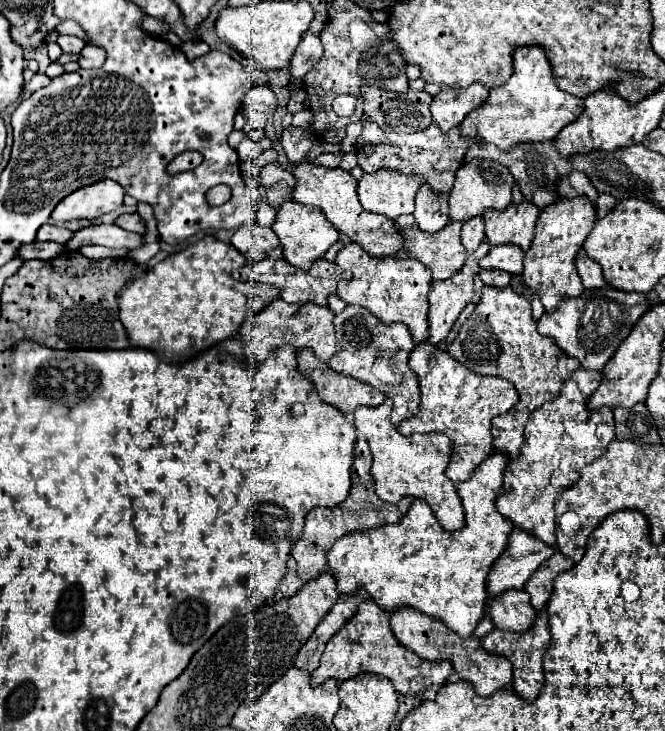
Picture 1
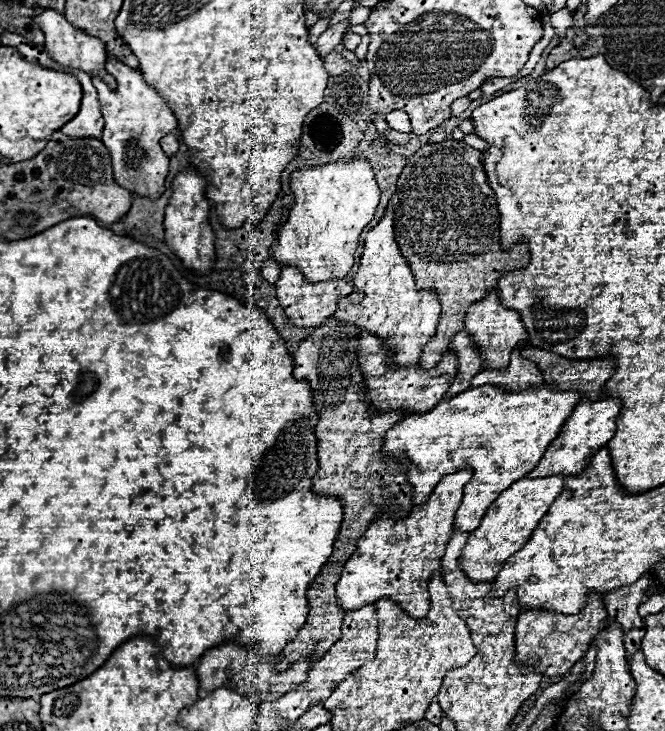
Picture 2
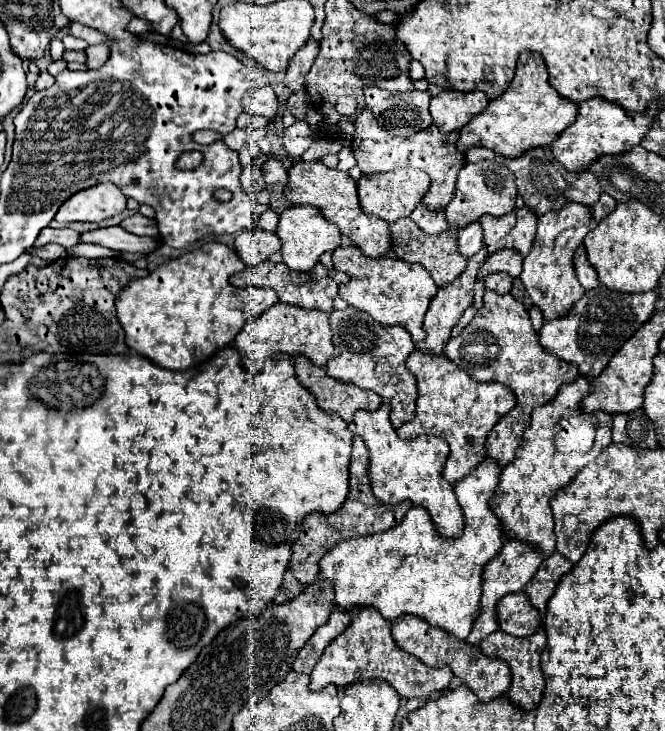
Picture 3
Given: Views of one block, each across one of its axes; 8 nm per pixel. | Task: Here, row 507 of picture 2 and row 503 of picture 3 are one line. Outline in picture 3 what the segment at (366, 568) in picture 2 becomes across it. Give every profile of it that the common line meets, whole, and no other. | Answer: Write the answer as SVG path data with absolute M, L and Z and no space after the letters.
M384 402L378 410L372 410L372 412L358 410L354 414L356 432L364 438L370 452L368 478L372 482L374 496L384 504L400 504L402 500L412 500L414 504L428 508L442 536L446 538L460 536L464 528L464 516L462 516L452 484L448 484L442 476L444 464L450 454L448 442L436 436L416 436L410 440L402 440L392 428L388 414L390 414L388 402Z

